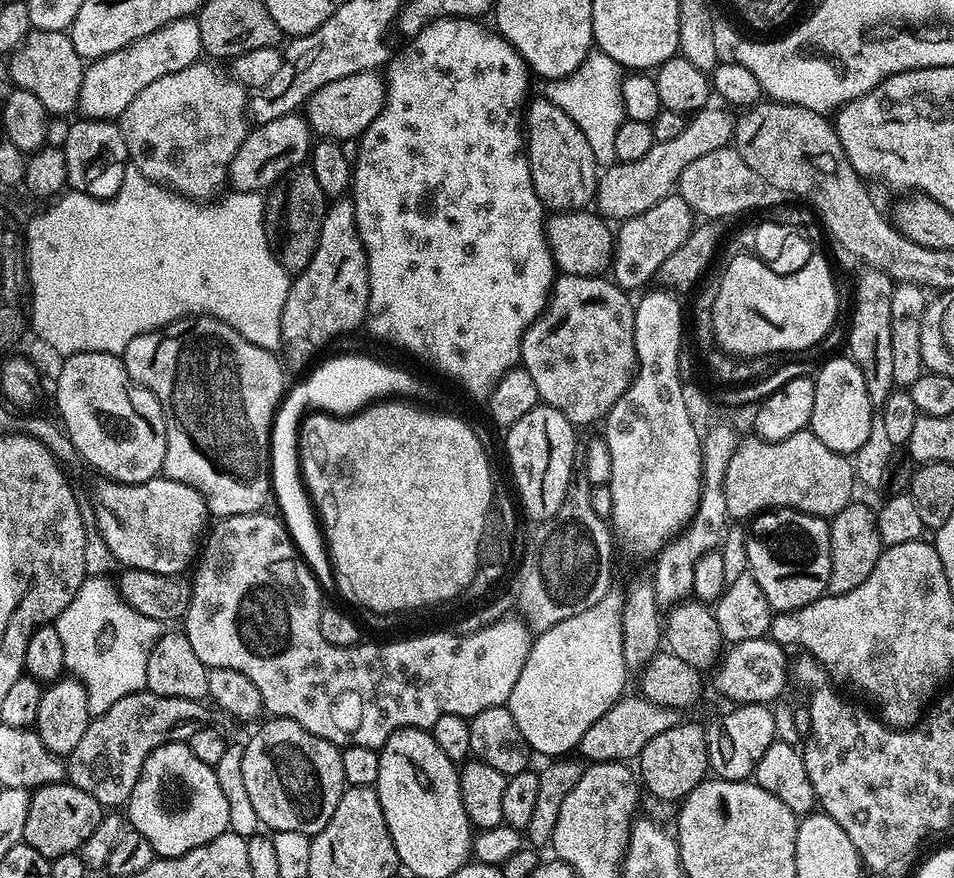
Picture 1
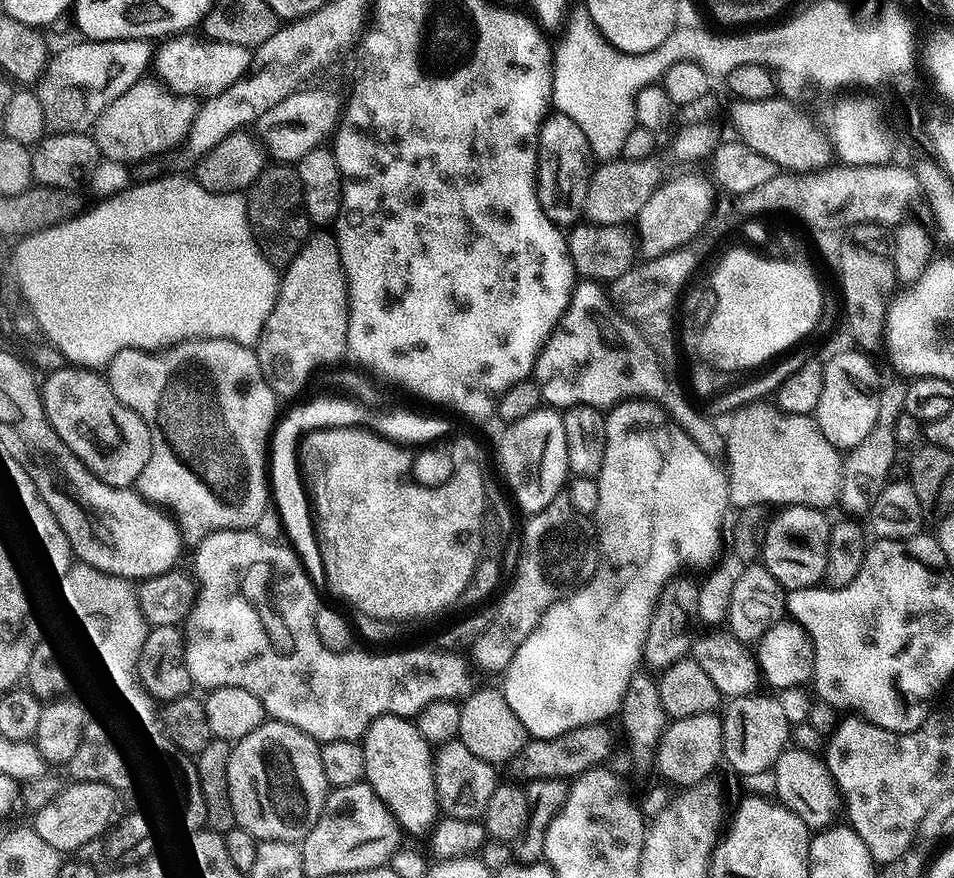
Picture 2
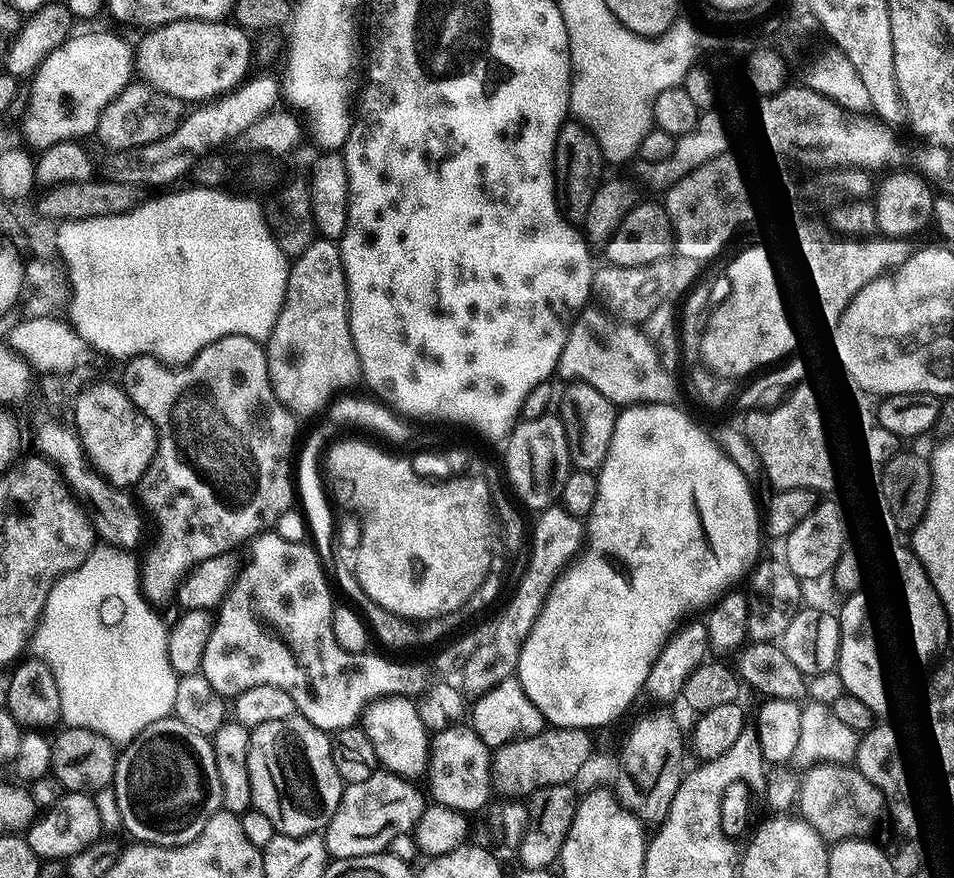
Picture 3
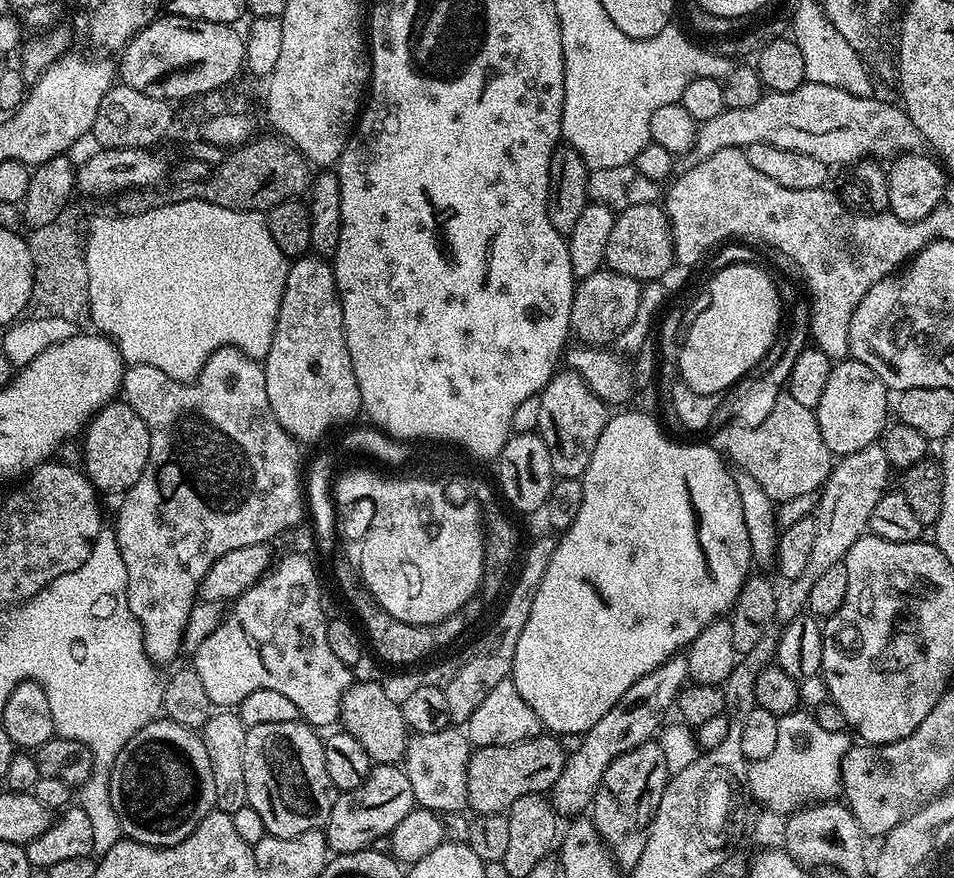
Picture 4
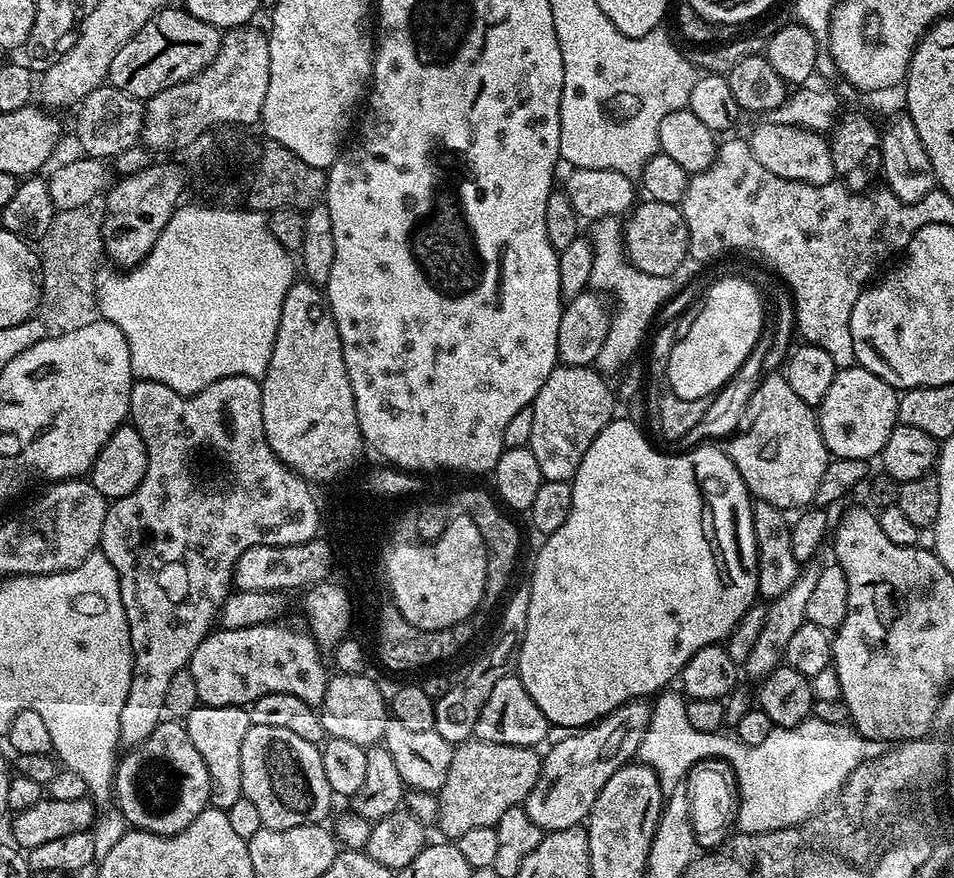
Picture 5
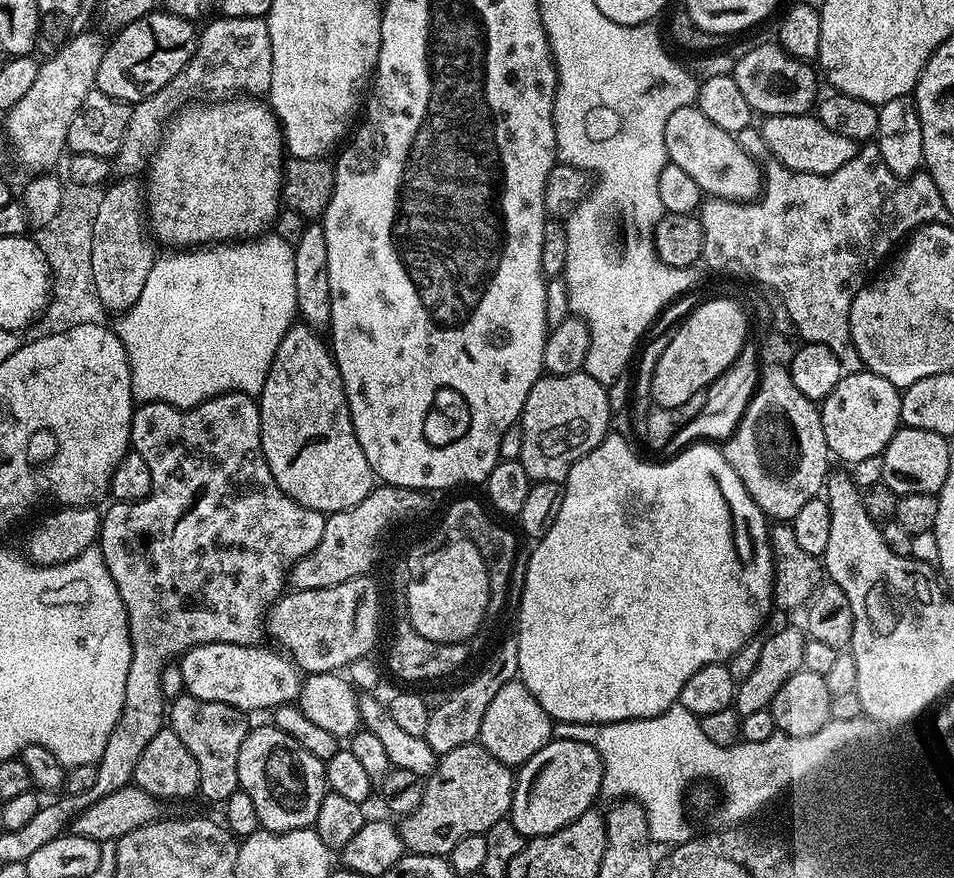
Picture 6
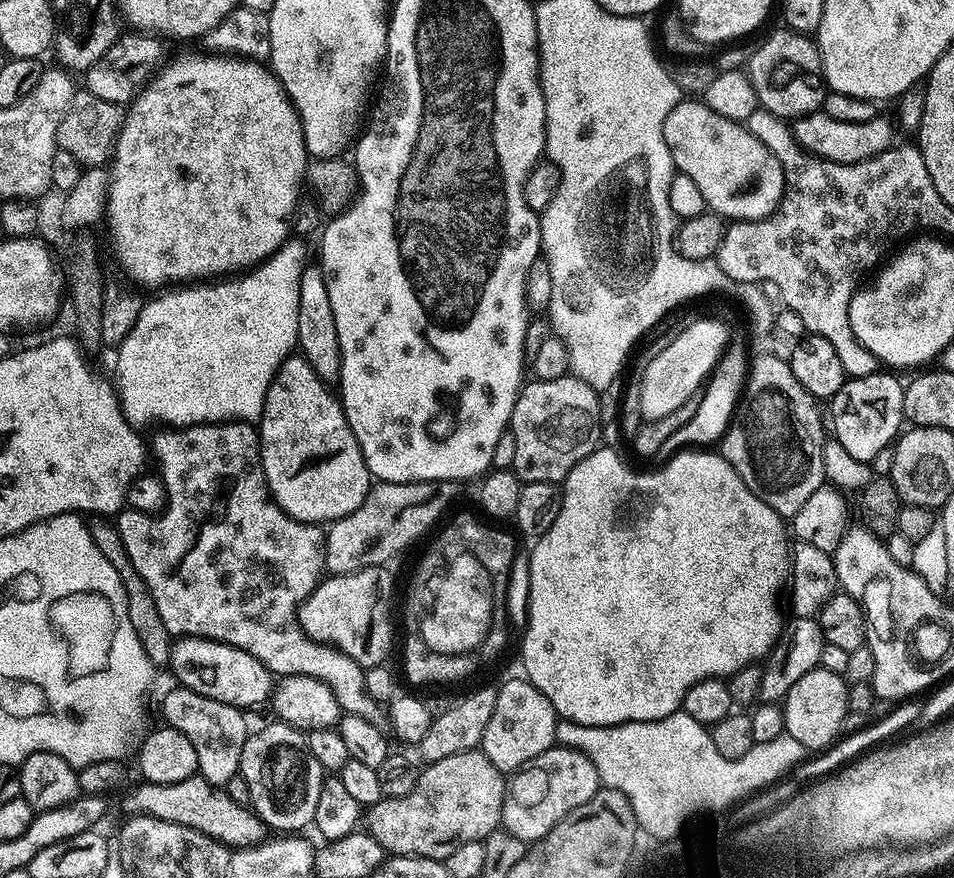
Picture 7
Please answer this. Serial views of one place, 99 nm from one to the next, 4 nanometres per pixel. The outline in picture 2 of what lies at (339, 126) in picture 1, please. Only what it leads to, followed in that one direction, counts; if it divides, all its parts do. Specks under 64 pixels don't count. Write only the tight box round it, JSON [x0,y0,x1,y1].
[259,87,342,162]

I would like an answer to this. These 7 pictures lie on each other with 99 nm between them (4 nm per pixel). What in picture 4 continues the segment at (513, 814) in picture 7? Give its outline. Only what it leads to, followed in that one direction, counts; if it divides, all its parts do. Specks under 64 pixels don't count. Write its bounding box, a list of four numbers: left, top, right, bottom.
[550,654,688,818]

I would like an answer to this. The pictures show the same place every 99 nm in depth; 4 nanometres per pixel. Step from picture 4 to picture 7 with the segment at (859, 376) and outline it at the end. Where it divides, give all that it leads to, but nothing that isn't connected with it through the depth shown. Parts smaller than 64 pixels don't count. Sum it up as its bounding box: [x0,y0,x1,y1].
[830,370,905,462]

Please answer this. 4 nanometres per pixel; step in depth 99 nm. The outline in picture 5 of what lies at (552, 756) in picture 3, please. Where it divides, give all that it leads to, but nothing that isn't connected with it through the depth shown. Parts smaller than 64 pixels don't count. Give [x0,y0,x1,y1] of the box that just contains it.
[440,738,542,842]

